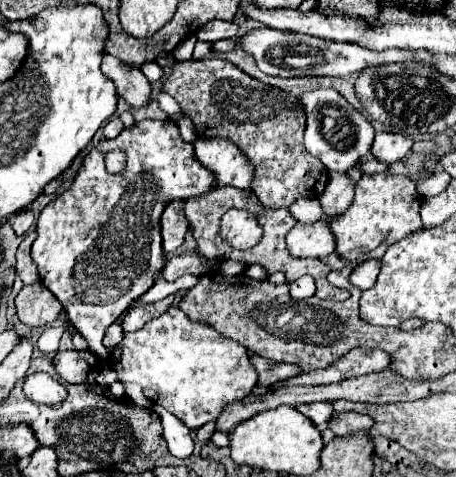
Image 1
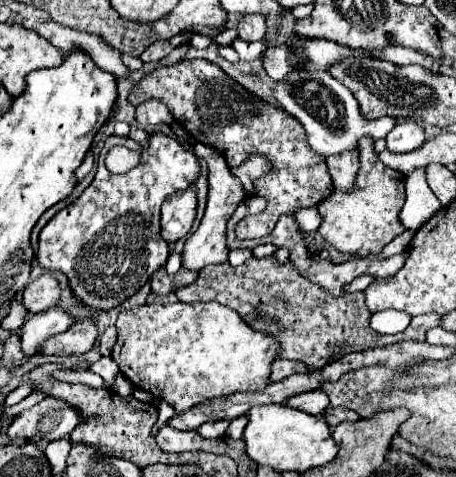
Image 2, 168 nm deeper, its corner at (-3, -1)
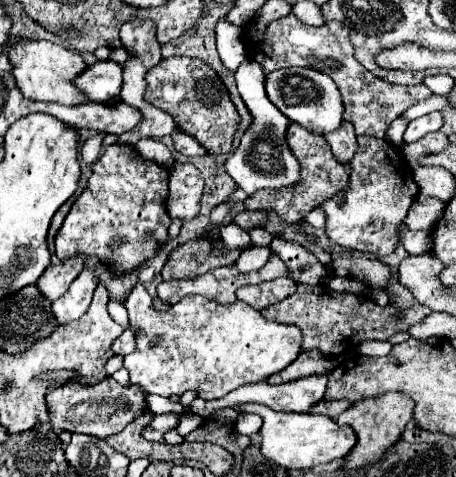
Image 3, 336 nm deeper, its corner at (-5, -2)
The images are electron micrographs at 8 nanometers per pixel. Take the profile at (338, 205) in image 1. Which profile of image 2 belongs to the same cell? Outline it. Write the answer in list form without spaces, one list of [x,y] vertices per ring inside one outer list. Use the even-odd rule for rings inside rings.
[[[344,151],[342,155],[330,155],[330,159],[326,159],[332,181],[334,181],[334,189],[338,191],[350,191],[354,185],[354,177],[358,171],[358,157],[360,151]]]

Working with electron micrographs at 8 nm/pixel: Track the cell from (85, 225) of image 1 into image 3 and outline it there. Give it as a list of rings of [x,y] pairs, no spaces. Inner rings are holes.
[[[116,142],[106,148],[92,168],[86,190],[72,204],[54,238],[60,260],[72,256],[98,258],[114,276],[124,276],[158,254],[168,240],[168,168],[144,160],[134,146]]]

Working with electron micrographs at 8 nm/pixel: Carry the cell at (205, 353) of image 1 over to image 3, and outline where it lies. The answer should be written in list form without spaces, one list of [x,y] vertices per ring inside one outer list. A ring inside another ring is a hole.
[[[136,286],[124,306],[132,330],[136,330],[136,350],[124,356],[130,384],[164,398],[196,390],[202,400],[218,400],[244,384],[264,382],[300,354],[300,330],[296,326],[268,322],[240,300],[224,306],[204,296],[186,296],[162,312],[154,308],[148,292]]]

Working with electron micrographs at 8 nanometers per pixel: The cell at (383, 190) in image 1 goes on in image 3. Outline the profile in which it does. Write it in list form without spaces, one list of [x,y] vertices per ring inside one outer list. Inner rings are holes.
[[[358,136],[358,146],[356,156],[352,158],[348,188],[322,204],[326,234],[342,248],[370,252],[380,258],[394,252],[398,246],[398,226],[406,218],[412,200],[418,196],[418,186],[406,160],[400,156],[398,146],[372,136]]]

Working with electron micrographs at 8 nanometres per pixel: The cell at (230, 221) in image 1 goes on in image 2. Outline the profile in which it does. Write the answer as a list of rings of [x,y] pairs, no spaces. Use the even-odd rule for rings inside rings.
[[[184,59],[170,67],[158,67],[144,75],[138,85],[132,87],[128,101],[140,105],[148,99],[162,101],[174,119],[198,141],[214,147],[224,155],[230,167],[242,165],[252,153],[264,153],[272,159],[274,171],[254,183],[256,195],[268,201],[268,207],[260,215],[245,217],[236,225],[240,239],[256,239],[272,233],[282,213],[294,213],[304,207],[322,203],[332,191],[332,179],[326,167],[326,159],[306,143],[304,127],[286,111],[270,107],[258,97],[244,91],[232,77],[228,77],[218,65],[206,59]]]

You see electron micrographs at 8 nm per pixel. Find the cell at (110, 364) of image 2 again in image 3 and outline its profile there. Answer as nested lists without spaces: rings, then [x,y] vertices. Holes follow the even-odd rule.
[[[110,376],[100,380],[94,386],[82,386],[82,384],[60,386],[46,396],[46,404],[50,414],[50,426],[54,430],[80,432],[80,434],[90,434],[98,438],[124,430],[124,426],[136,418],[136,412],[146,410],[144,392],[140,388],[136,386],[124,388]]]

